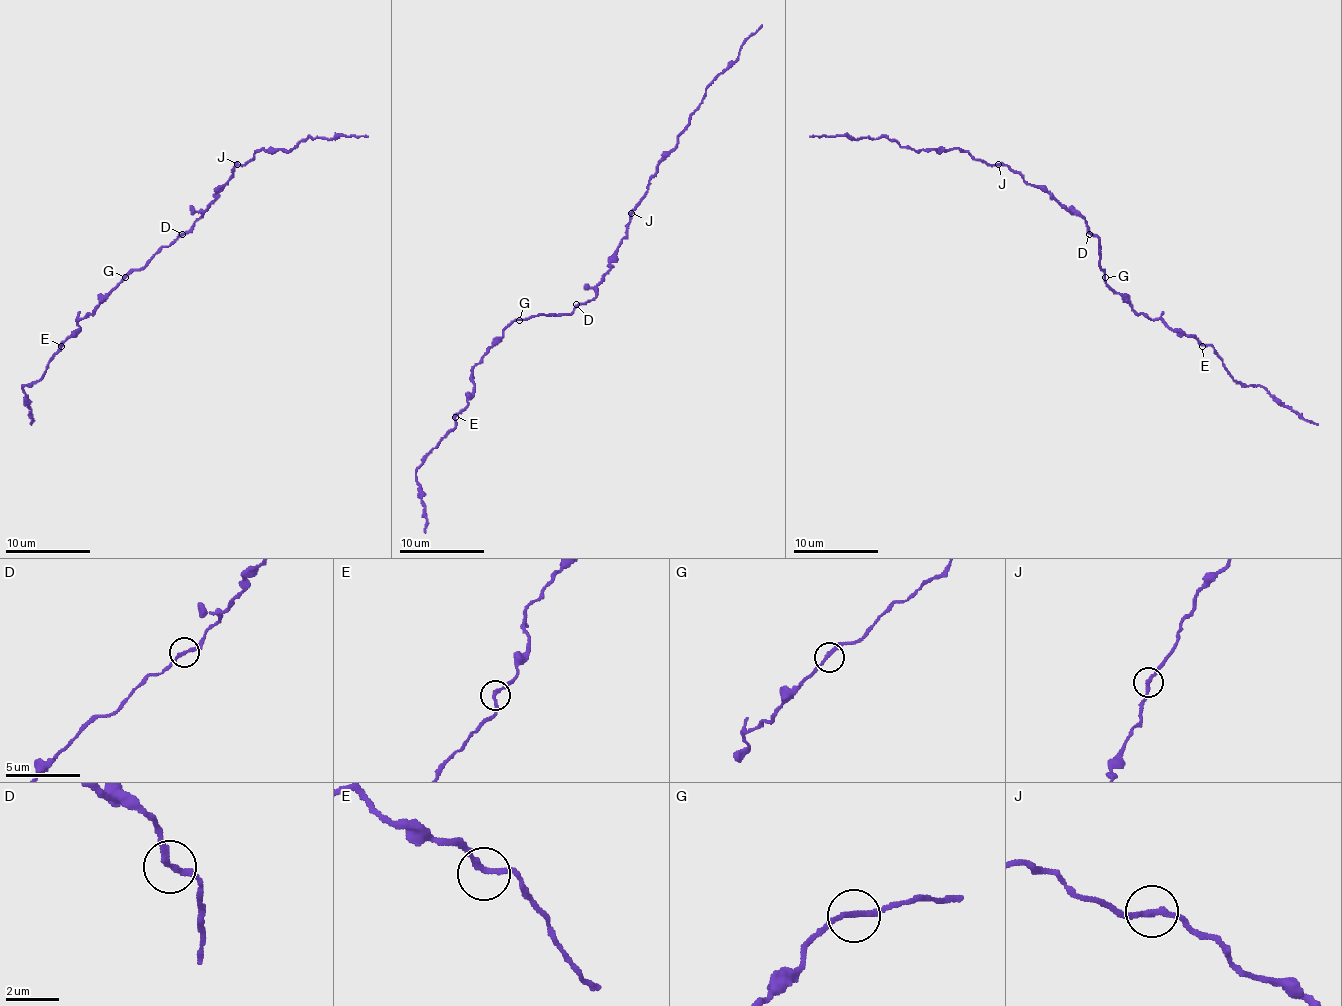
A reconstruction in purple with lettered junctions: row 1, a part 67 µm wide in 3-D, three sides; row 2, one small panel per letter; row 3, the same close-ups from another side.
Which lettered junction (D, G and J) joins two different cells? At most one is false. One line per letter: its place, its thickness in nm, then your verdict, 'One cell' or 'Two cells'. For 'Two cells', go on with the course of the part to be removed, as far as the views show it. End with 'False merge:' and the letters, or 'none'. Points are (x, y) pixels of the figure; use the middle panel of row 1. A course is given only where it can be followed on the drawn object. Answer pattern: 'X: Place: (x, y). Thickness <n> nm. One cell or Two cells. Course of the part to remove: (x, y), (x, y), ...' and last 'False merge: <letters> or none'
D: Place: (576, 304). Thickness 200 nm. One cell
G: Place: (519, 320). Thickness 220 nm. One cell
J: Place: (631, 213). Thickness 220 nm. One cell
False merge: none

